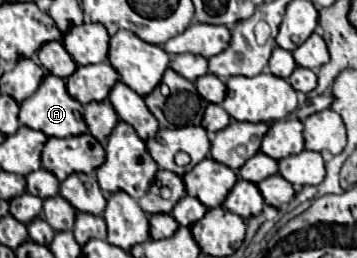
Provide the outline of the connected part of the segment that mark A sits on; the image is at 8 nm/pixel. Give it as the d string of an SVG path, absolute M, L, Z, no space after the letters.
M46 73L40 87L34 91L34 95L30 95L28 99L24 99L20 103L20 115L18 115L20 123L42 131L48 137L72 137L72 135L82 135L86 133L86 123L82 117L82 105L72 99L66 91L66 85L60 77Z

